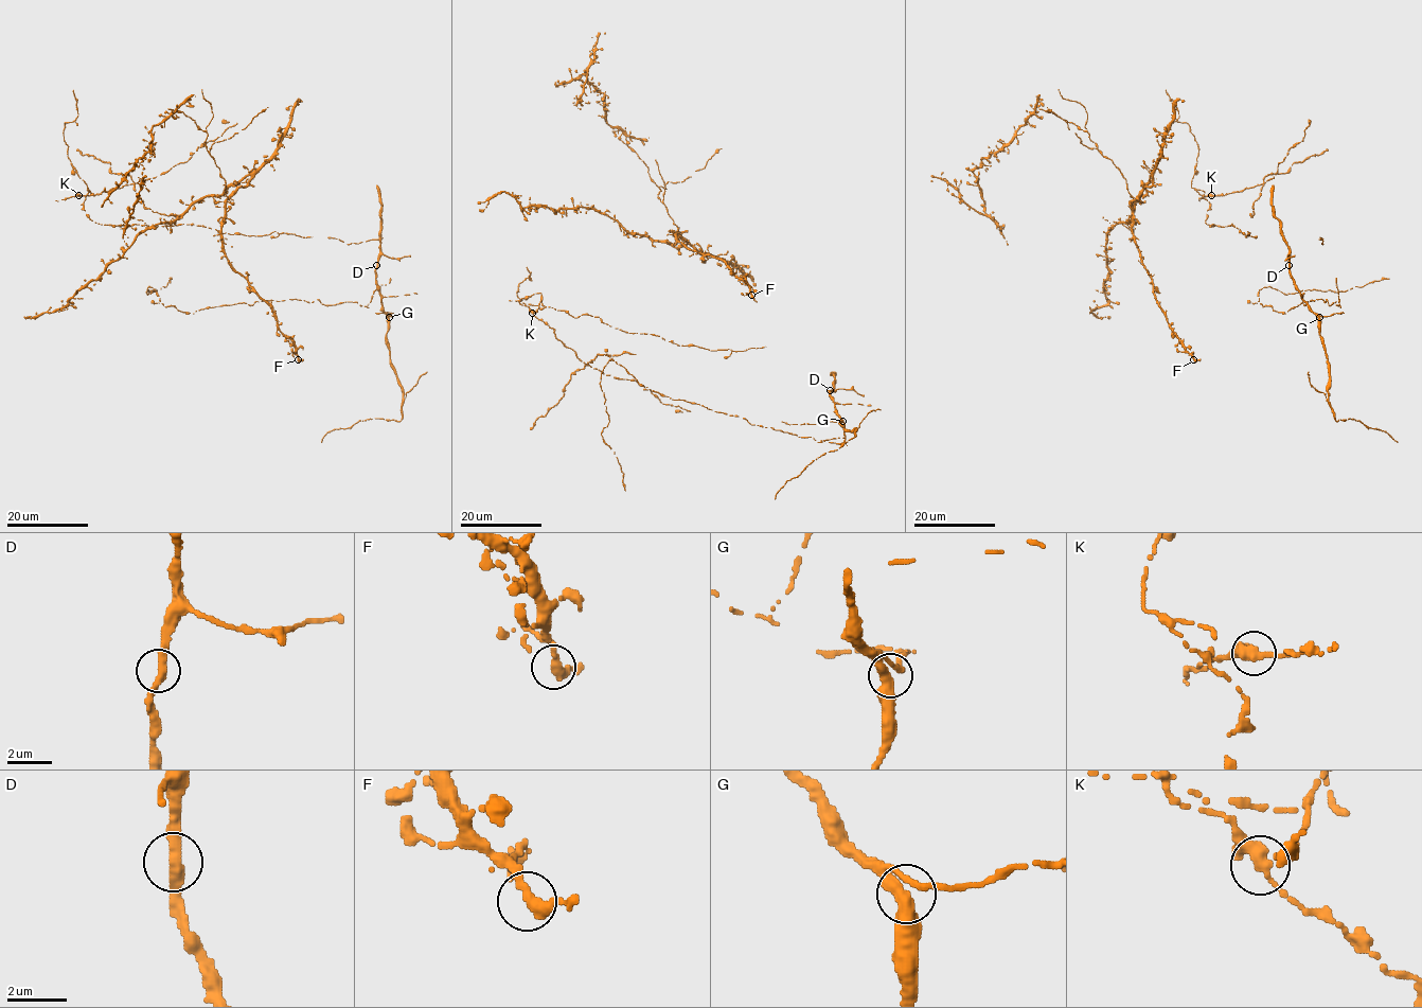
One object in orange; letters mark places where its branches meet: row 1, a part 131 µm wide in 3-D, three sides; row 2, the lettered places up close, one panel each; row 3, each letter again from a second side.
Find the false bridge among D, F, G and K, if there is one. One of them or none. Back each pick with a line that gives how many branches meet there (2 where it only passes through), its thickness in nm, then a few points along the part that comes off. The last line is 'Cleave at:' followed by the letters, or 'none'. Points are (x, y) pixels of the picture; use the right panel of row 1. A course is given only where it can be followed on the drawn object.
K: branches 2; calibre 400 nm; course (1211, 195), (1242, 191), (1274, 178), (1287, 151), (1302, 141), (1310, 120)
Cleave at: K

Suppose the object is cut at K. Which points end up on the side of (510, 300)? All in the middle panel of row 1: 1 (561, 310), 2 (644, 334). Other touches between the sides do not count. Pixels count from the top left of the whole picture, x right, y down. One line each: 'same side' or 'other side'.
1: other side
2: other side

